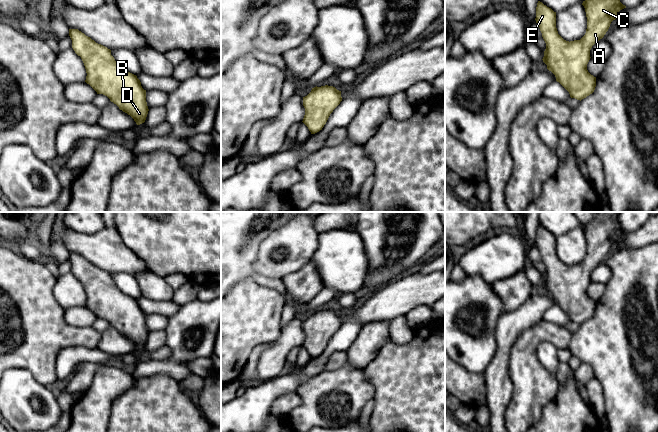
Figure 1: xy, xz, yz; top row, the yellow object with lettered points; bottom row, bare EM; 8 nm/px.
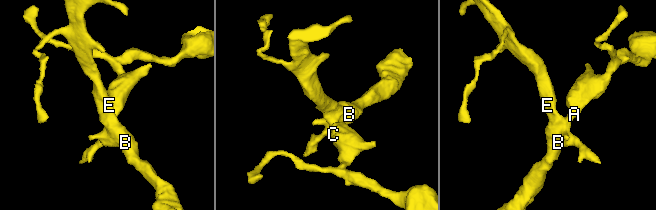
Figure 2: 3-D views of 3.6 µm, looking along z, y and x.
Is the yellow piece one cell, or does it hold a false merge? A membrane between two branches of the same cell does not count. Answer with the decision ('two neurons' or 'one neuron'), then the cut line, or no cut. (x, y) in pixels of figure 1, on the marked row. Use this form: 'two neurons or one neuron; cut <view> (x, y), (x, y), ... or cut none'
one neuron; cut none

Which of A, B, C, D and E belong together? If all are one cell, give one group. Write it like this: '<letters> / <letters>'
A B C D E

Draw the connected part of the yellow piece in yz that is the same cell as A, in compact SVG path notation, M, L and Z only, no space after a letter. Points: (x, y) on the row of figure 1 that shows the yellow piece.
M585 0L582 5L587 17L587 29L580 40L566 41L557 31L556 12L538 1L536 23L546 43L543 62L570 94L582 100L592 94L596 77L587 70L592 46L602 39L618 12L624 8L620 0Z

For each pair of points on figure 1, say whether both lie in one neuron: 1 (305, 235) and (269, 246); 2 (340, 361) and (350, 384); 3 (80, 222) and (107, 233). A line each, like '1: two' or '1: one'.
1: one
2: two
3: two

